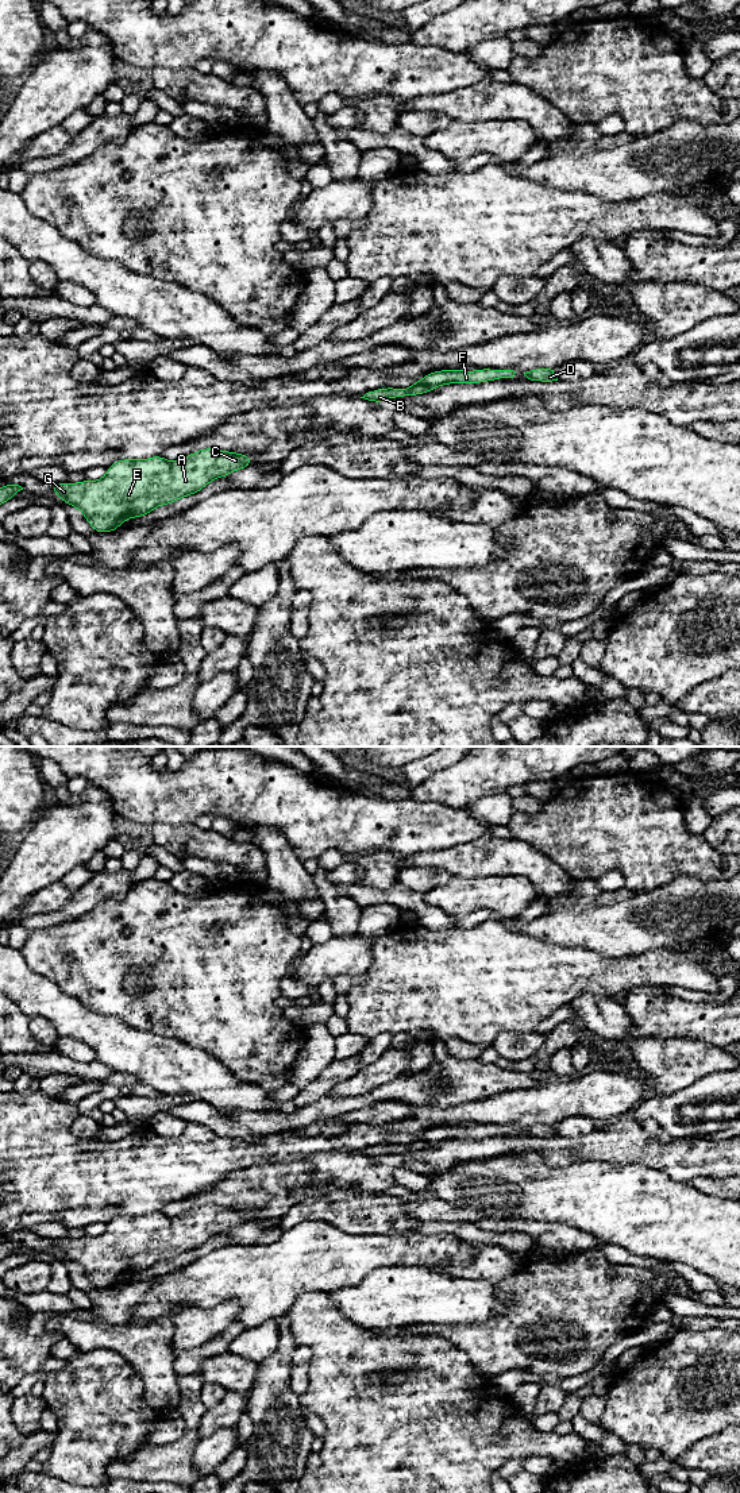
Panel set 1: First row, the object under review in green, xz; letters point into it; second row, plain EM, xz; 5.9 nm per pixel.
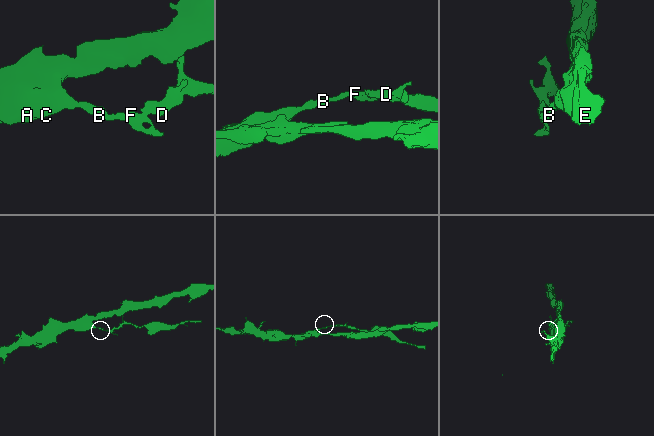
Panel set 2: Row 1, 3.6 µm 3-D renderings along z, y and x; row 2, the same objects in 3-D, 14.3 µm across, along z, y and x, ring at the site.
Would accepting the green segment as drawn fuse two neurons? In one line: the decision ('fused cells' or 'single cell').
single cell

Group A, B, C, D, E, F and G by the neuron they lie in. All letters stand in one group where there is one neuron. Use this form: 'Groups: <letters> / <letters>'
Groups: A B C D E F G

